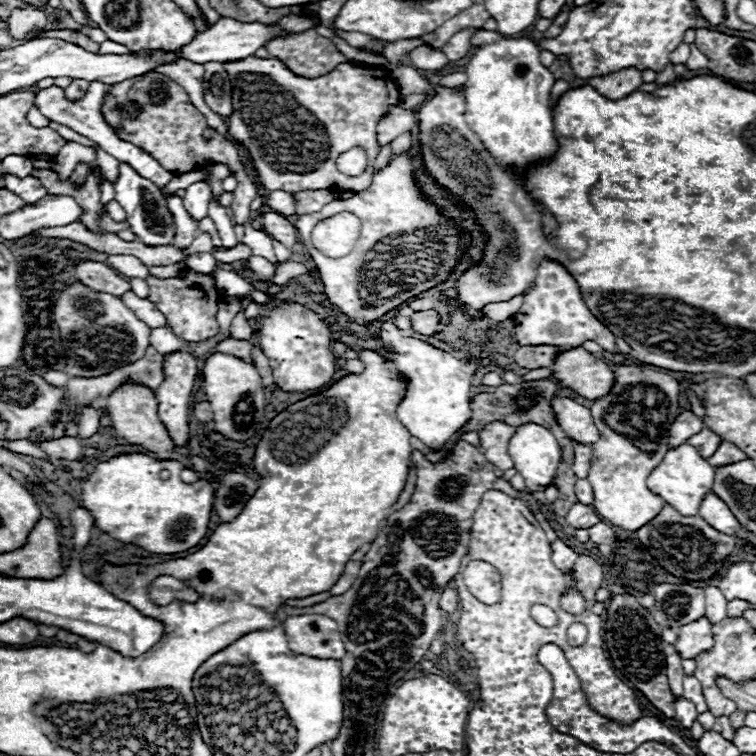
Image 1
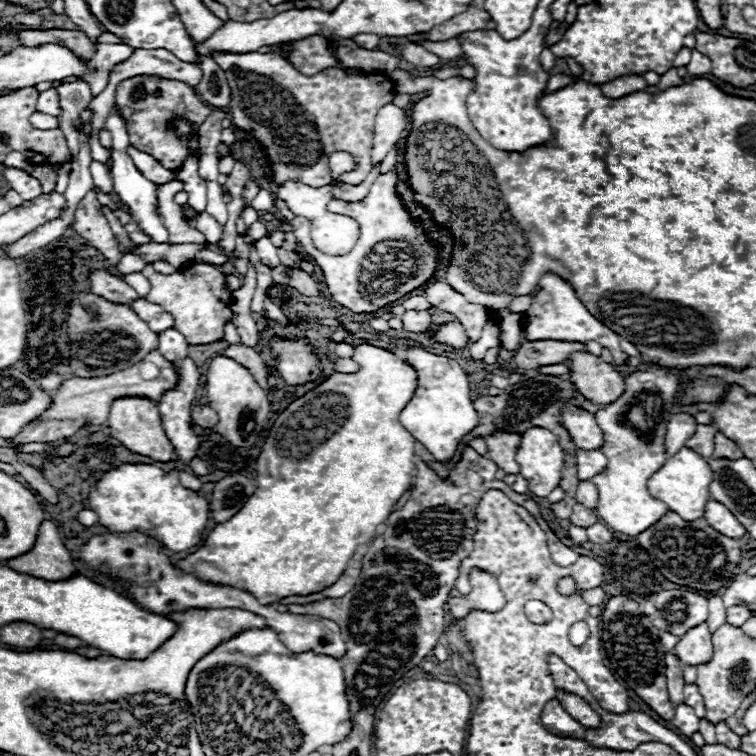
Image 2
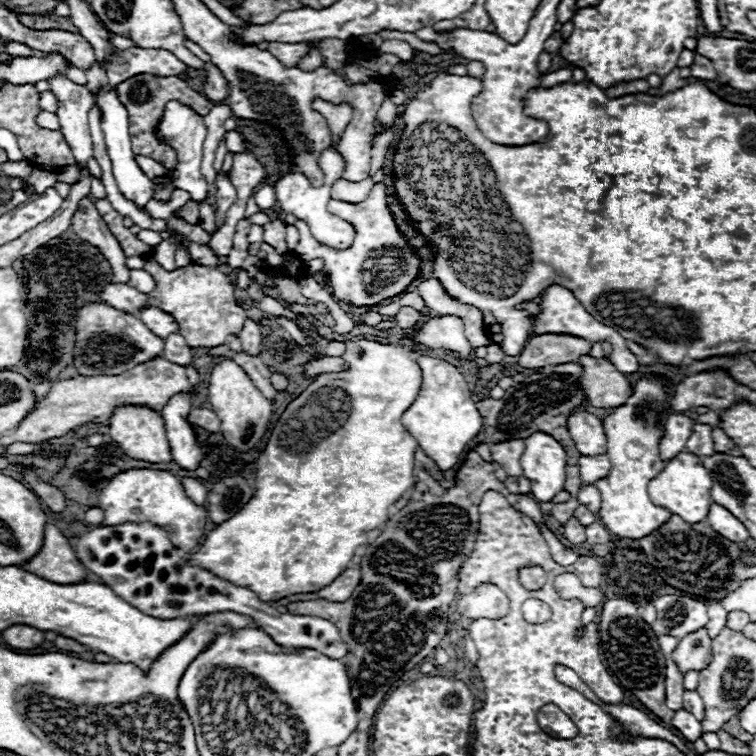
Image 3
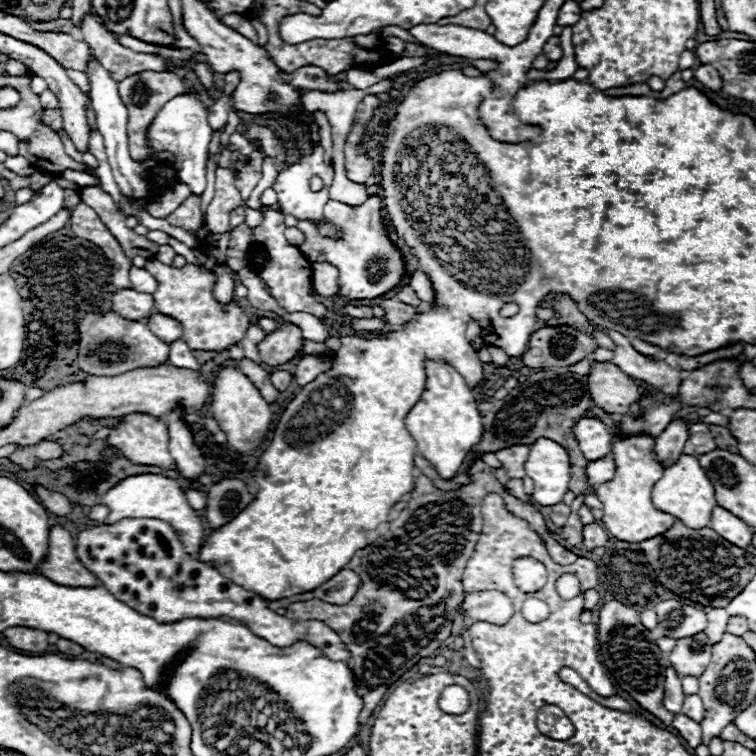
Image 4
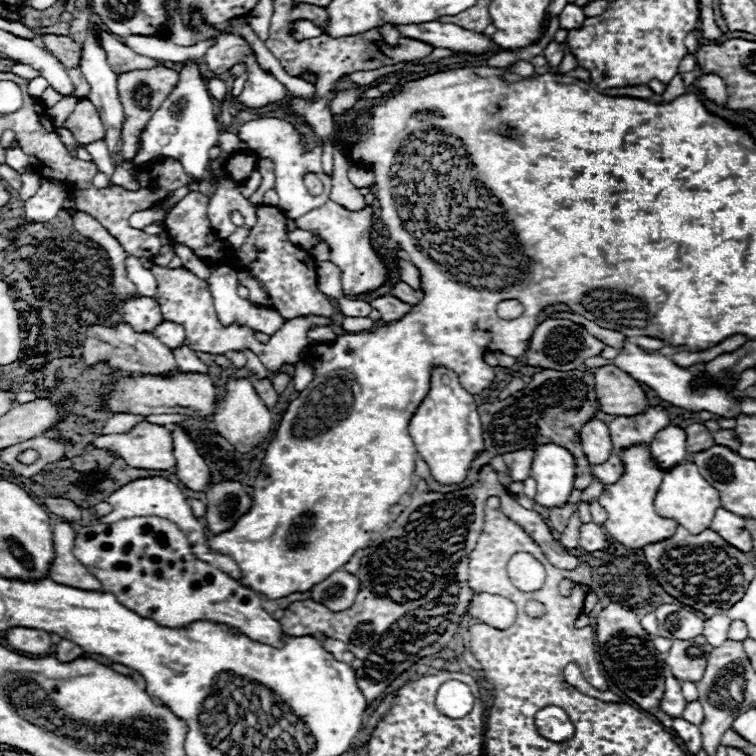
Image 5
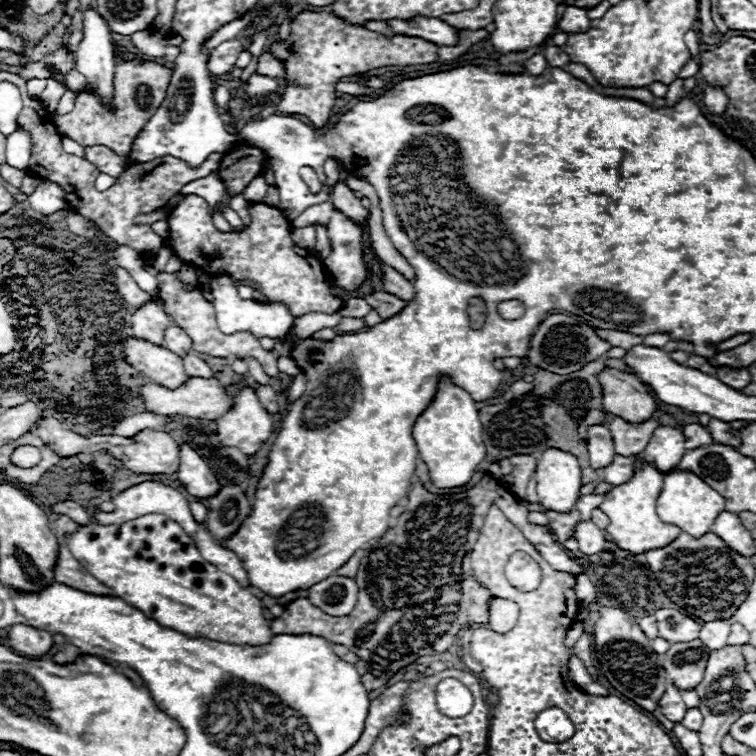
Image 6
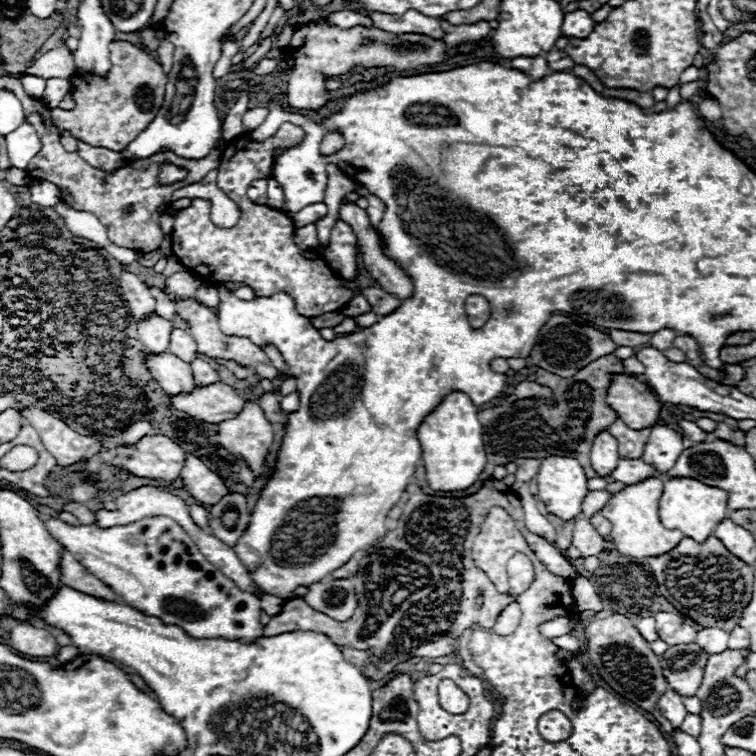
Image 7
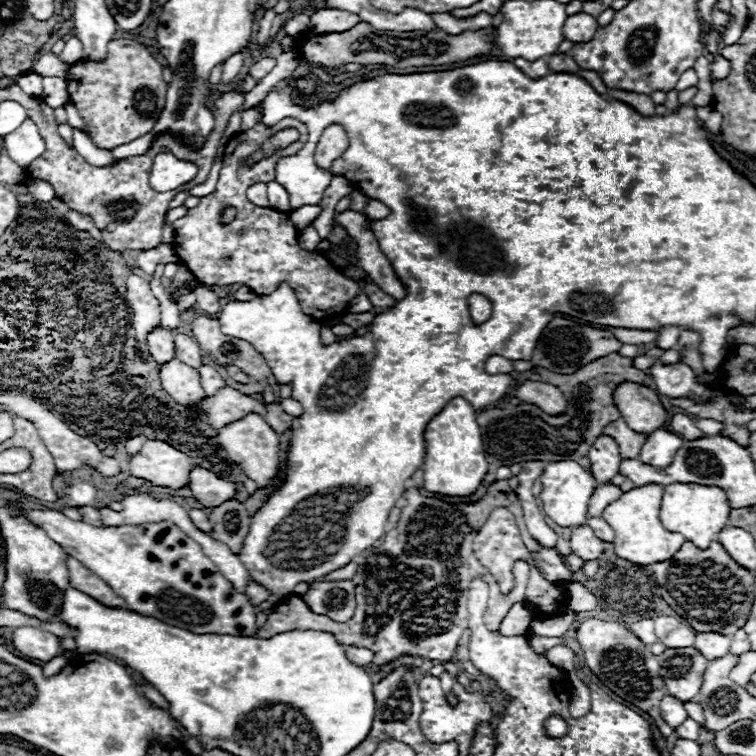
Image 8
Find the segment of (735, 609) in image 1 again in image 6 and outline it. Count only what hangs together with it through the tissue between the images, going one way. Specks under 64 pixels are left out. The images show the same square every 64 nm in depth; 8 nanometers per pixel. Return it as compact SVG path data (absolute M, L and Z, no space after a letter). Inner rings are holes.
M732 624L732 630L730 630L730 636L728 636L728 644L730 646L742 646L742 644L748 644L750 642L750 636L748 636L748 630L742 626L742 624Z

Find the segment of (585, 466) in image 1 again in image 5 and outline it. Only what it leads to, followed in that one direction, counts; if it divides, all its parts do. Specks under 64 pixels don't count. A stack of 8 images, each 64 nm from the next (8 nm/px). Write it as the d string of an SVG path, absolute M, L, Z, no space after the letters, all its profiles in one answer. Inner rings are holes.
M614 452L608 462L604 464L598 464L598 466L592 466L592 474L602 482L602 484L614 484L622 478L624 474L624 464L622 464L622 458Z

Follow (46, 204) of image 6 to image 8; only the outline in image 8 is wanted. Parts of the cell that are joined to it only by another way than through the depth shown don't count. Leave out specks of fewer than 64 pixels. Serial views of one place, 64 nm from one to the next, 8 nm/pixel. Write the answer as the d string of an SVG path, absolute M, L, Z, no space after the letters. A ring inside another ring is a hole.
M32 178L26 186L28 186L28 192L30 192L36 200L40 200L40 202L50 202L52 198L56 198L56 194L52 192L52 186L50 186L48 182L44 182L44 180Z

